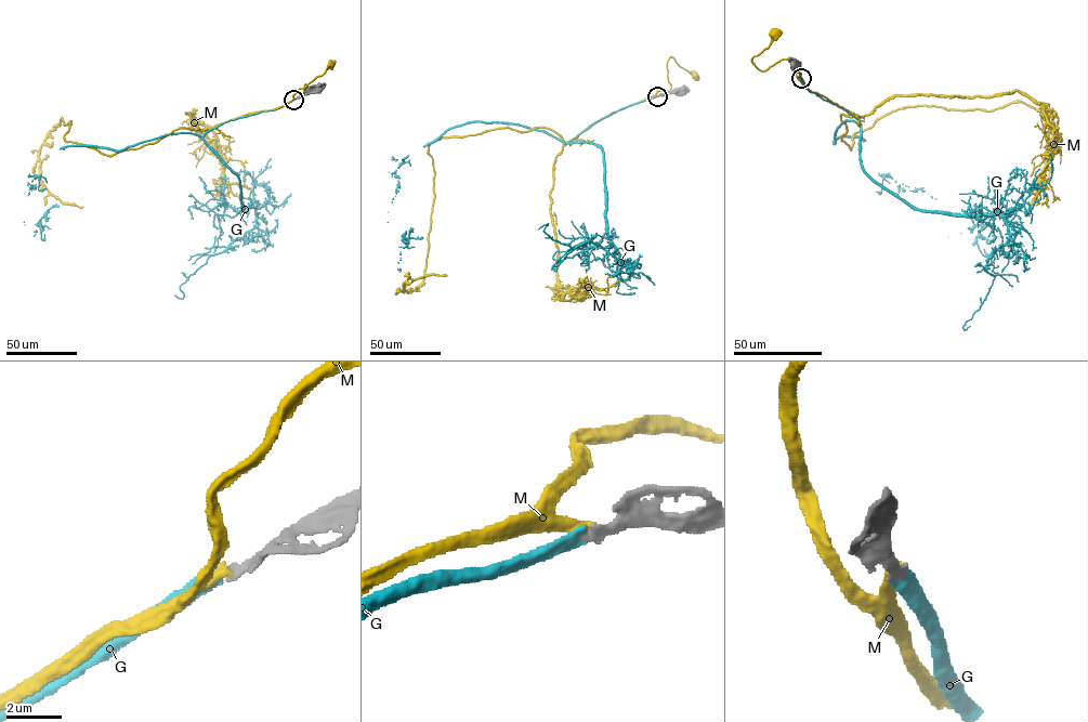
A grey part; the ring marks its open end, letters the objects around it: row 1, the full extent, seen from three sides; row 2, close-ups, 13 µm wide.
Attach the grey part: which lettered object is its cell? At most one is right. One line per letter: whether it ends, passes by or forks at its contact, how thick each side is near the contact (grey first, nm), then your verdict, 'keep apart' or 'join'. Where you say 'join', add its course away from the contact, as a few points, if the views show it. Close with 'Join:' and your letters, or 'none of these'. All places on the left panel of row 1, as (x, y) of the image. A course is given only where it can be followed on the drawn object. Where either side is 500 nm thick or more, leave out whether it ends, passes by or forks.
G: it ends there; 380 nm thick on the grey side, 420 nm on the other; join; it runs (293, 99), (221, 123), (201, 136), (167, 134), (119, 151), (62, 147), (28, 195), (48, 211), (36, 231)
M: it ends there; 440 nm thick on the grey side, 360 nm on the other; keep apart
Join: G

